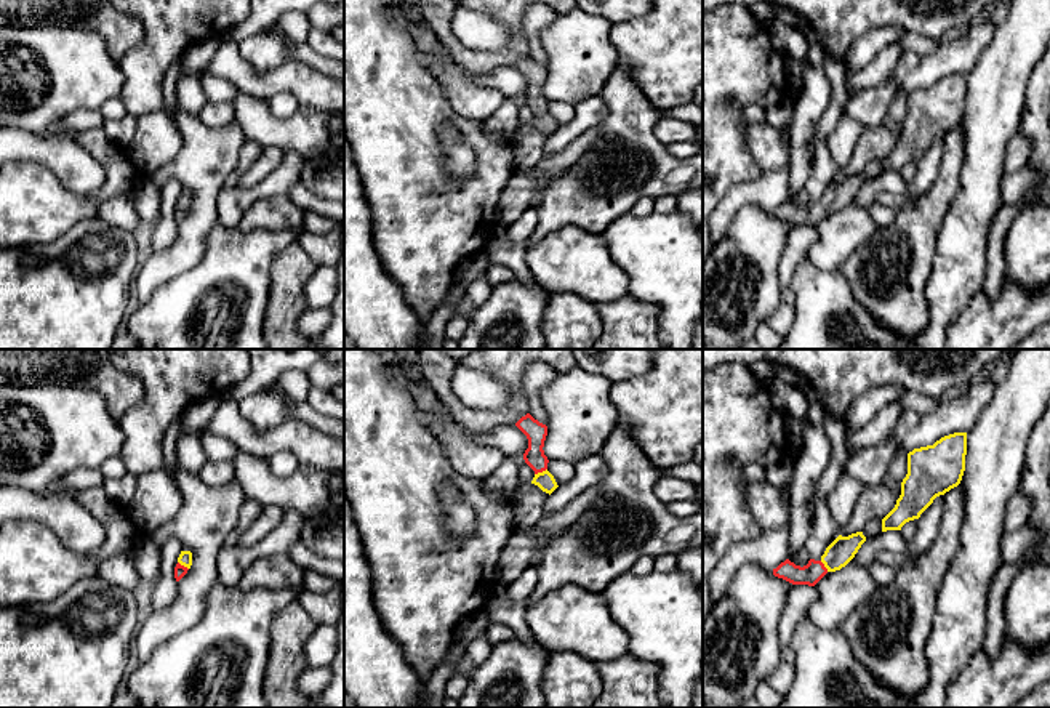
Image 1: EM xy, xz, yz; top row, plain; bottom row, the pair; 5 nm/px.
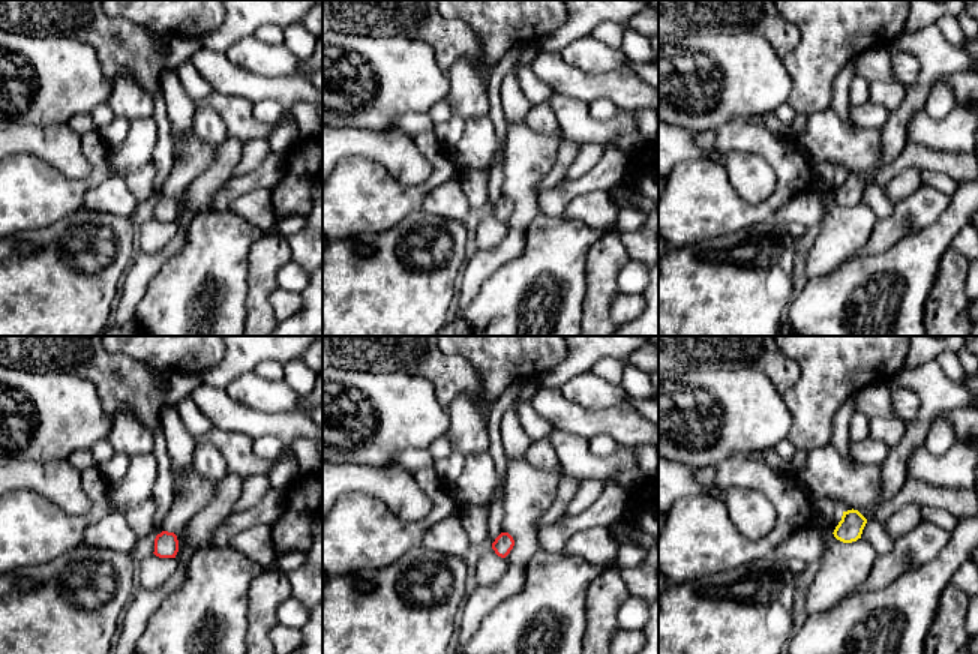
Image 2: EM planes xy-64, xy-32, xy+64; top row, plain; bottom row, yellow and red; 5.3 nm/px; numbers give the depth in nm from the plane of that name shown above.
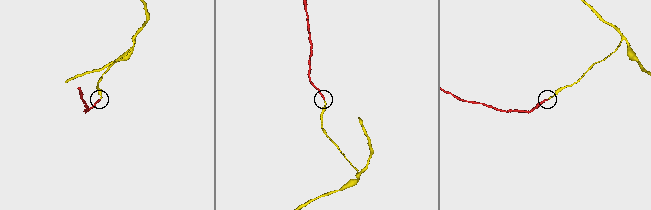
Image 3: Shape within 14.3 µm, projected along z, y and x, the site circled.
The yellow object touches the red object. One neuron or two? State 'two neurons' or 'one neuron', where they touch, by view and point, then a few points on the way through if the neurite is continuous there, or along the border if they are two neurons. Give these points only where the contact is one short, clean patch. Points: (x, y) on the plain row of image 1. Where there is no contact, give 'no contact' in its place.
one neuron; contact xz (540, 114); way xz (545, 122), (540, 114), (535, 72)

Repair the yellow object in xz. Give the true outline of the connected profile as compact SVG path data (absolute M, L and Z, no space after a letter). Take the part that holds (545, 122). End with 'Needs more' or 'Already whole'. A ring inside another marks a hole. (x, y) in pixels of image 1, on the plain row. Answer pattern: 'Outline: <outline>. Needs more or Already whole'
Outline: M530 54L522 58L515 67L528 80L528 90L523 95L523 101L535 112L531 125L551 136L559 127L554 117L547 112L549 101L543 91L547 77L547 67L535 61Z. Needs more

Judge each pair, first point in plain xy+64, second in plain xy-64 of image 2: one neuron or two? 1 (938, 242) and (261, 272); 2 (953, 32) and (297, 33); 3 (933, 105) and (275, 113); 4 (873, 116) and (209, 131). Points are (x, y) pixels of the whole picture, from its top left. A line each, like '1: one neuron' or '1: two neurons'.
1: two neurons
2: two neurons
3: one neuron
4: one neuron

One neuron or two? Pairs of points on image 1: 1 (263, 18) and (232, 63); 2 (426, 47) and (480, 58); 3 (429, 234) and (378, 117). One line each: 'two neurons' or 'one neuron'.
1: two neurons
2: two neurons
3: one neuron

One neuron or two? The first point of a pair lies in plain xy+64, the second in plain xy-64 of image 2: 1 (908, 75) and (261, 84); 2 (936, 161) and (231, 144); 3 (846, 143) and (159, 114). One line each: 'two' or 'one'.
1: two
2: one
3: two

